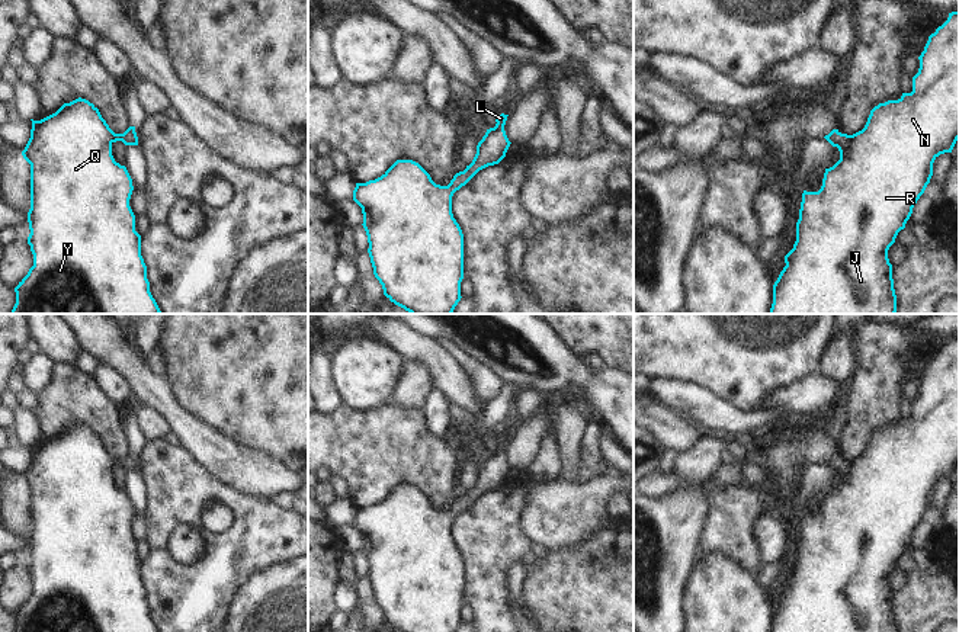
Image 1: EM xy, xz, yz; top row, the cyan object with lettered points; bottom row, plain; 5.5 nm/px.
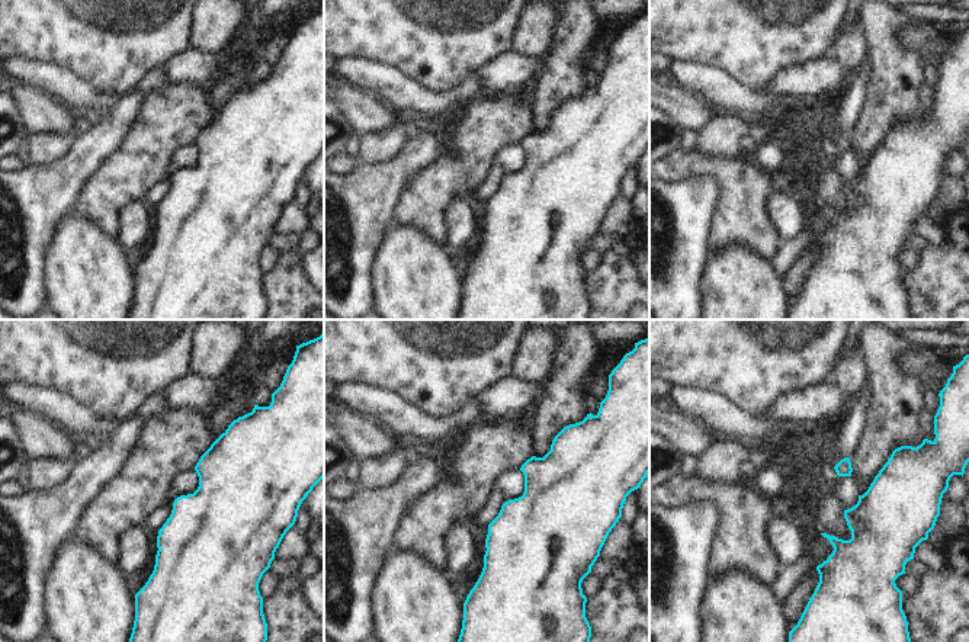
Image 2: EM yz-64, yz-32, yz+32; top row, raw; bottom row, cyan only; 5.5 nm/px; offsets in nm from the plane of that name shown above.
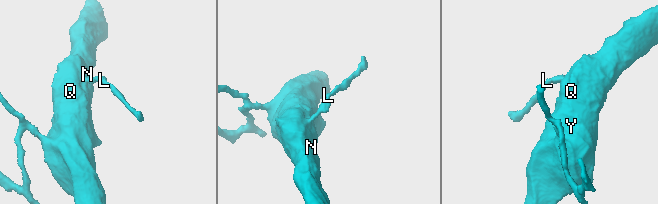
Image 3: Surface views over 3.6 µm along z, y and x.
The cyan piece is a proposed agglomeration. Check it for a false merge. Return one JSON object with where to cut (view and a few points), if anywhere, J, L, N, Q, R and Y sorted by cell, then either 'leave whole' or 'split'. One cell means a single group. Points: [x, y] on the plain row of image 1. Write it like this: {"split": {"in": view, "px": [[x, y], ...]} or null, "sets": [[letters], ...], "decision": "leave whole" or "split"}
{"split": null, "sets": [["J", "L", "N", "Q", "R", "Y"]], "decision": "leave whole"}

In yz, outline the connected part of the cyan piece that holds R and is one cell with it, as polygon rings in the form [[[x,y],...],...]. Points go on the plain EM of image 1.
[[[959,337],[949,339],[947,346],[928,362],[918,385],[911,418],[875,432],[862,456],[847,461],[833,455],[824,462],[838,474],[840,485],[825,494],[818,517],[802,519],[796,567],[773,610],[772,632],[897,632],[888,575],[930,509],[934,485],[952,478],[959,465]]]

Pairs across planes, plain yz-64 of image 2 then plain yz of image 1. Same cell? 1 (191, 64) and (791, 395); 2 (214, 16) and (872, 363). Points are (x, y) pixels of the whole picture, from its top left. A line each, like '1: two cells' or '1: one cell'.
1: one cell
2: two cells

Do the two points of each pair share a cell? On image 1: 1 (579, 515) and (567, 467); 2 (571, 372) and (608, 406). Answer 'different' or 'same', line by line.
1: different
2: same

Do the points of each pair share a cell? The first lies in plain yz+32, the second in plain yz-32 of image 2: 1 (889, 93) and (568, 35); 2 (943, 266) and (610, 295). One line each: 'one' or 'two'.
1: one
2: one

